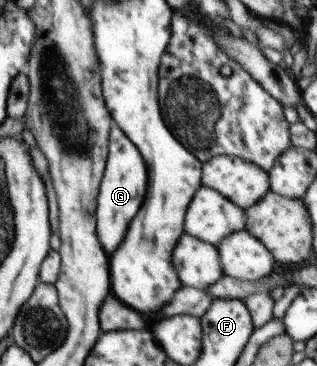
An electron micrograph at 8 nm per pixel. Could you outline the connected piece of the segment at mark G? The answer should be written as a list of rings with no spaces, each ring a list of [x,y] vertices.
[[[112,125],[110,131],[110,153],[108,153],[108,163],[102,178],[102,185],[99,187],[97,197],[97,236],[103,250],[110,257],[124,241],[126,229],[134,216],[143,206],[143,201],[147,192],[148,171],[146,163],[136,149],[136,145],[118,129],[118,125]]]

